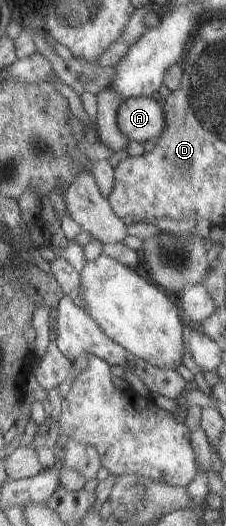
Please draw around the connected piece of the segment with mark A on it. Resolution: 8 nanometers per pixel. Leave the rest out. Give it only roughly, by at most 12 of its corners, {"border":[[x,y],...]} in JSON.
{"border":[[152,97],[125,99],[115,114],[128,140],[155,140],[163,110]]}

